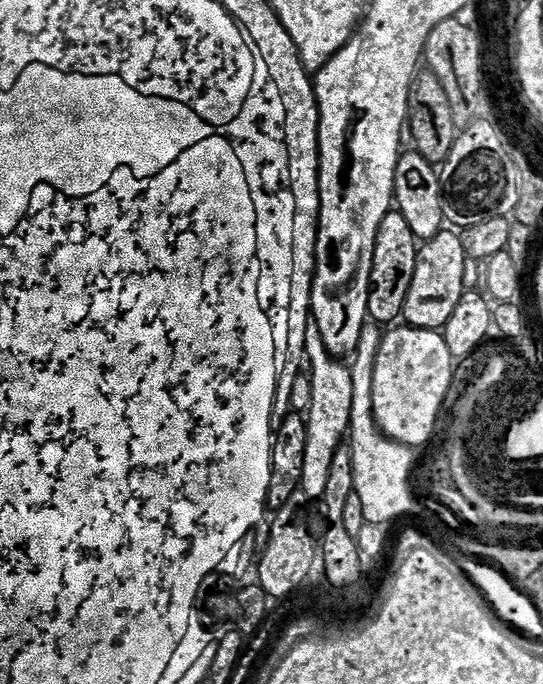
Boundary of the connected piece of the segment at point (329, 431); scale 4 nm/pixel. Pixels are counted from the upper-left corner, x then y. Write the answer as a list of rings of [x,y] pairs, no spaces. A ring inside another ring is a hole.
[[[313,323],[308,325],[306,342],[304,343],[304,355],[307,363],[312,363],[312,377],[308,380],[308,392],[312,397],[308,400],[308,433],[306,434],[306,463],[302,465],[302,482],[300,491],[309,501],[319,501],[326,494],[326,485],[330,479],[330,468],[334,466],[334,454],[345,443],[352,426],[352,403],[354,402],[354,378],[352,369],[341,359],[329,354],[322,342],[322,334],[318,334],[318,326]]]

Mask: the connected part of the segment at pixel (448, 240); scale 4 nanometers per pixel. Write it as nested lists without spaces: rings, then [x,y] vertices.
[[[441,230],[432,240],[423,241],[416,254],[414,282],[410,282],[410,294],[406,294],[403,323],[409,328],[442,330],[449,322],[465,289],[463,264],[468,256],[463,252],[459,235],[452,230]]]

